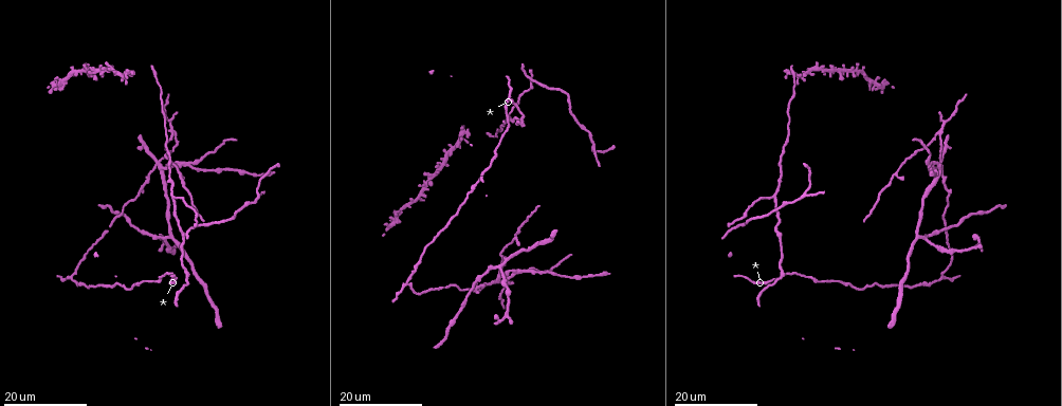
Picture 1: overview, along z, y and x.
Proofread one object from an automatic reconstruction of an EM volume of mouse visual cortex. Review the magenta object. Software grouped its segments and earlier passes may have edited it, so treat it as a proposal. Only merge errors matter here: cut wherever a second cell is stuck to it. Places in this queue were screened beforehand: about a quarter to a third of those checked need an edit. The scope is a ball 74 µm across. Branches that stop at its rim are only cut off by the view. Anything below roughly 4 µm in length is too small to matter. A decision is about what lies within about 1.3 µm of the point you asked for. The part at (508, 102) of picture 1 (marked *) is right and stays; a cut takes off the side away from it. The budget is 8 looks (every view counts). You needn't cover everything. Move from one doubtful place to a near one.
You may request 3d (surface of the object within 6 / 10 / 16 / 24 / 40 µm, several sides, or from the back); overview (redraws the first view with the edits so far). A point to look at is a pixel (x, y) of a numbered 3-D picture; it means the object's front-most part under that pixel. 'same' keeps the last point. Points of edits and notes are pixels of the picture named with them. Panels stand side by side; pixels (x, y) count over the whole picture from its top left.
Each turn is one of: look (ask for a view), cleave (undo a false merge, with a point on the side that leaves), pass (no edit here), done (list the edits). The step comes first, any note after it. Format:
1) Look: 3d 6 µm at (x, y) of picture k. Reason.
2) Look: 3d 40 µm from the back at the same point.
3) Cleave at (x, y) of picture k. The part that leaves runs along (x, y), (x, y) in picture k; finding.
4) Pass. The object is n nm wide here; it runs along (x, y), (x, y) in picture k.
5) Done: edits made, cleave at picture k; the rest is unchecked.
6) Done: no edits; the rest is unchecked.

Look: 3d 16 µm at (592, 146) of picture 1. A fork.

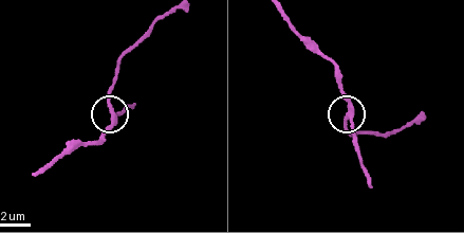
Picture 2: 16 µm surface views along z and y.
Look: 3d 10 µm at (348, 118) of picture 2.

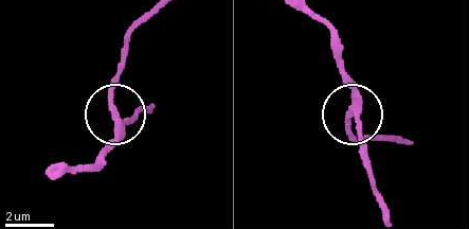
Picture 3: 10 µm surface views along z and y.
Pass. The side arm is 5 µm long; it runs along (313, 15), (330, 32), (344, 74), (368, 181) in picture 3; all the same cell.

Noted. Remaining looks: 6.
Look: 3d 24 µm at (173, 134) of picture 1. Four or more arms meet.

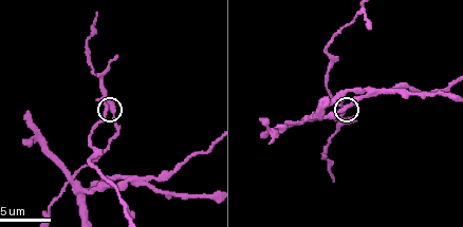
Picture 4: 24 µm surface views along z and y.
Look: 3d 6 µm at (106, 105) of picture 4. Closer look.

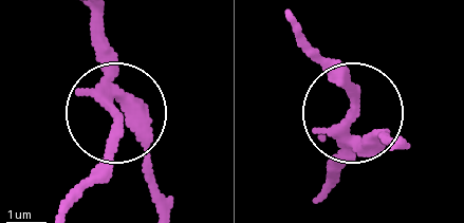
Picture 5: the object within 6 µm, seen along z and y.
Cleave at (107, 39) of picture 5. The object is 240 nm wide here; the part that leaves runs along (104, 100), (111, 158), (67, 208) in picture 5; two cells meet here.

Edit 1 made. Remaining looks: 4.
Look: 3d 6 µm at (75, 183) of picture 4. Thin arm on a thick one.

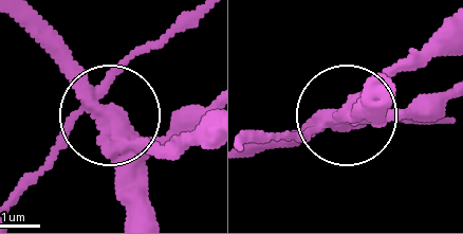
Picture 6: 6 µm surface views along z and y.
Cleave at (373, 125) of picture 6. 4 arms meet here; two cells meet here.

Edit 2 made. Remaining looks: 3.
Look: 3d 16 µm at (139, 192) of picture 1.

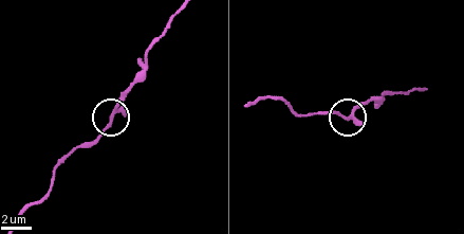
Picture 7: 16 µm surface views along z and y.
Look: 3d 6 µm at (114, 114) of picture 7.

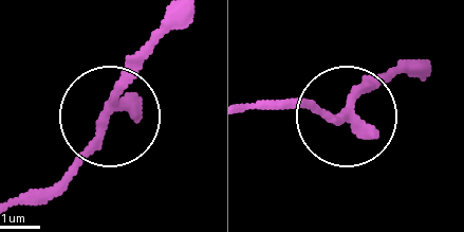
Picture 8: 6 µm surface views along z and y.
Pass. The object is 210 nm wide here; it runs along (255, 107), (295, 104), (341, 117), (403, 66) in picture 8; one cell here.

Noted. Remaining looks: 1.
Done: edits made, cleave at picture 5, cleave at picture 6; the rest is unchecked.

